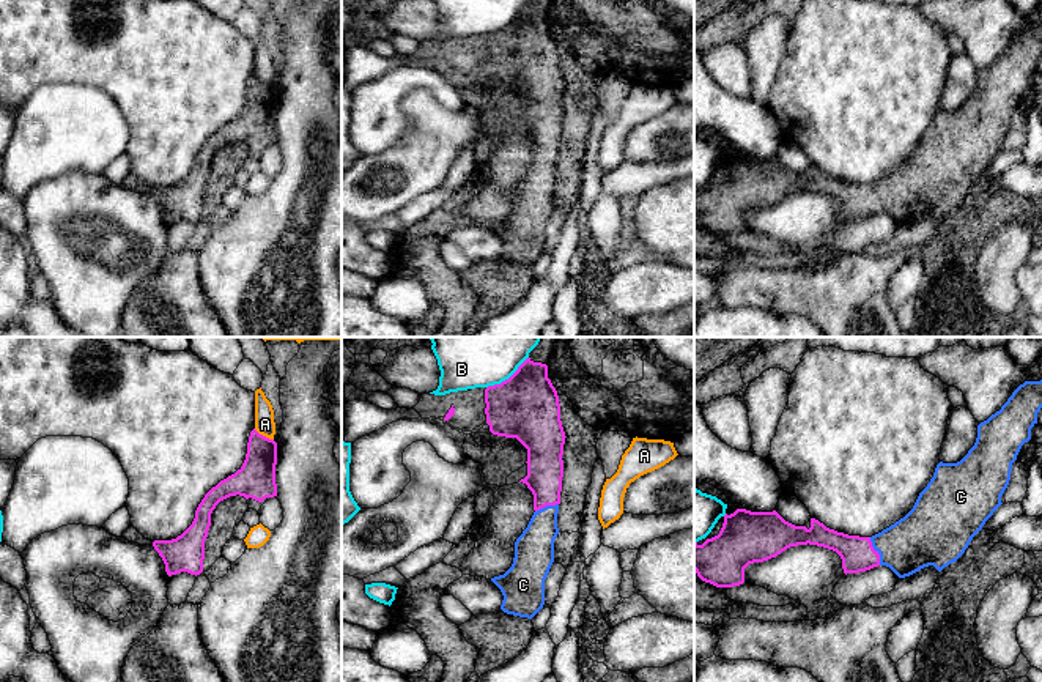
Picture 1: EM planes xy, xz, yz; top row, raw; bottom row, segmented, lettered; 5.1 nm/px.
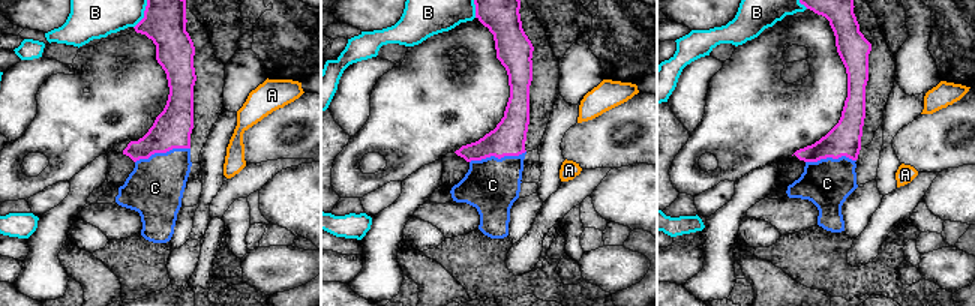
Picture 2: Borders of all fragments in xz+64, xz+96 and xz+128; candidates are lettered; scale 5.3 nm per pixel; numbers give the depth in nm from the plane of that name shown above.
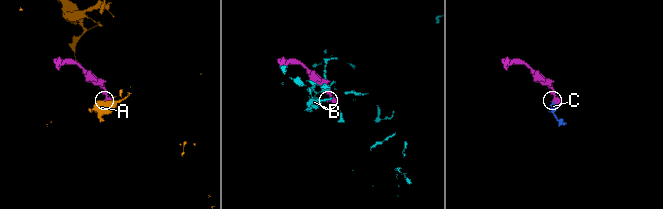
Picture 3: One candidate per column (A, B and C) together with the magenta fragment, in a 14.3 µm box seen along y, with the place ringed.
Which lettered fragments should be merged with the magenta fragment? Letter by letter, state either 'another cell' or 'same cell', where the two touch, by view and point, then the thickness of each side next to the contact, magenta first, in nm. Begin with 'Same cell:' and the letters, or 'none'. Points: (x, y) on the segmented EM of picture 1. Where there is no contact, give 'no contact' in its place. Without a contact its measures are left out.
Same cell: C
A: another cell; meets magenta in xy at (262, 435); 200 nm thick on the magenta side, 100 nm on the other
B: another cell; meets magenta in xz at (509, 378); 340 nm thick on the magenta side, 480 nm on the other
C: same cell; meets magenta in yz at (875, 552); 170 nm thick on the magenta side, 280 nm on the other

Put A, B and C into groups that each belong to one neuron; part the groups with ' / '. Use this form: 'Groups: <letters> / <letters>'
Groups: A / B / C

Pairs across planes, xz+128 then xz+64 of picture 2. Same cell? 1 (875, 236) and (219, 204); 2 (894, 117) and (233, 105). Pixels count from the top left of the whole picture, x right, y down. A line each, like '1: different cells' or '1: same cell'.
1: same cell
2: different cells

